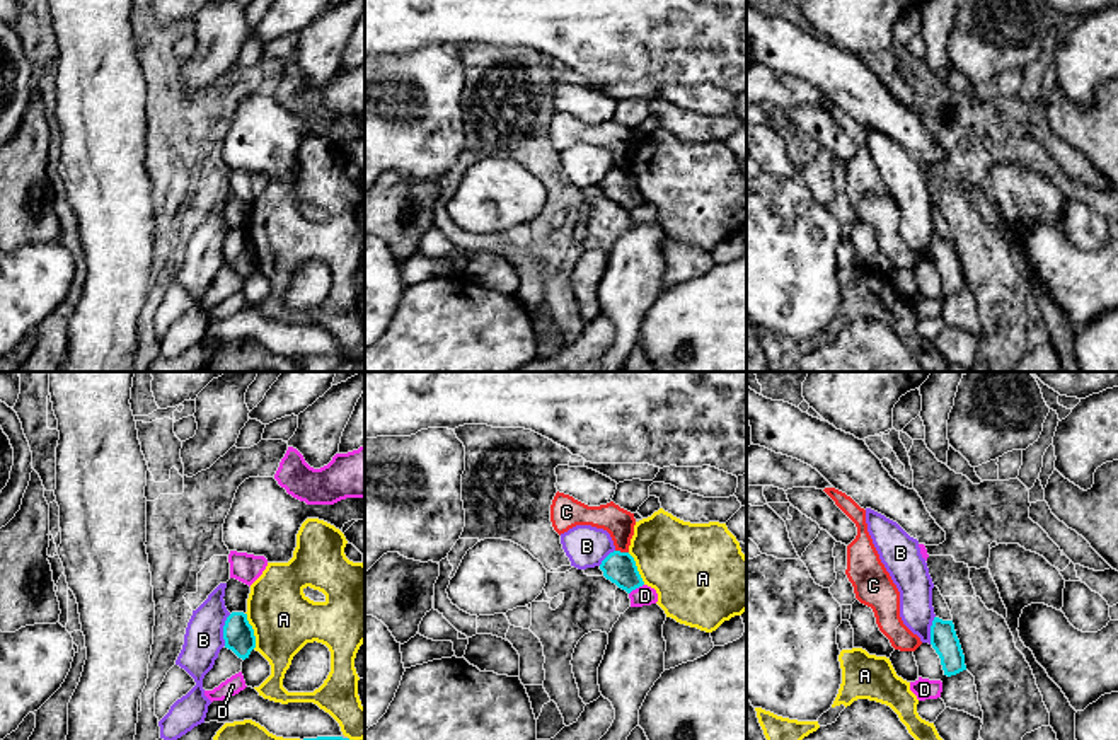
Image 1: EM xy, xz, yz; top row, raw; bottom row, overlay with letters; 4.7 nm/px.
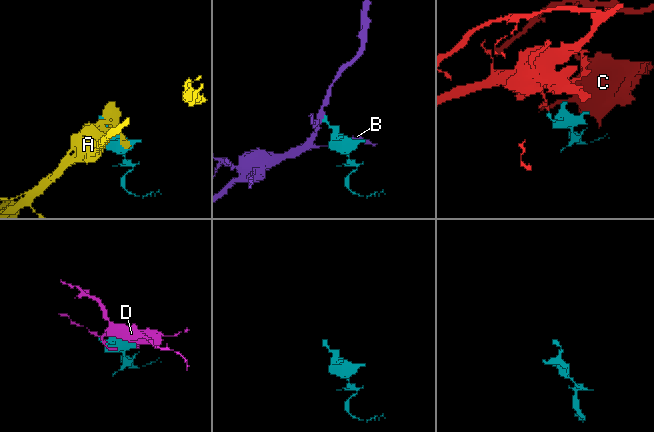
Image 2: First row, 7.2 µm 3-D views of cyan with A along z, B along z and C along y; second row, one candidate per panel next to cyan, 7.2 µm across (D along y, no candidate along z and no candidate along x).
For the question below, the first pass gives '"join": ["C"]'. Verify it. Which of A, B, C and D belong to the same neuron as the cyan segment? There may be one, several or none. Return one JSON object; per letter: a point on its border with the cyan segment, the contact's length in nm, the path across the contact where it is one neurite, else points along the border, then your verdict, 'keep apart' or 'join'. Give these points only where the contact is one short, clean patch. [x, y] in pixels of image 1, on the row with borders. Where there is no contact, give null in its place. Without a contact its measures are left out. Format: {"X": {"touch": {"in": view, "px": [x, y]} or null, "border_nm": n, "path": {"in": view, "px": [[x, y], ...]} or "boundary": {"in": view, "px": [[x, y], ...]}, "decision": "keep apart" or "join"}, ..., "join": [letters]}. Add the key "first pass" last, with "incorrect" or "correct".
{"A": {"touch": {"in": "xy", "px": [253, 631]}, "border_nm": 180, "decision": "keep apart"}, "B": {"touch": {"in": "xy", "px": [224, 630]}, "border_nm": 160, "boundary": {"in": "xy", "px": [[230, 614], [224, 624], [224, 645]]}, "decision": "keep apart"}, "C": {"touch": {"in": "xz", "px": [622, 553]}, "border_nm": 70, "boundary": {"in": "xz", "px": [[616, 549], [628, 553]]}, "decision": "keep apart"}, "D": {"touch": {"in": "xz", "px": [636, 587]}, "border_nm": 90, "decision": "keep apart"}, "join": [], "first pass": "incorrect"}

